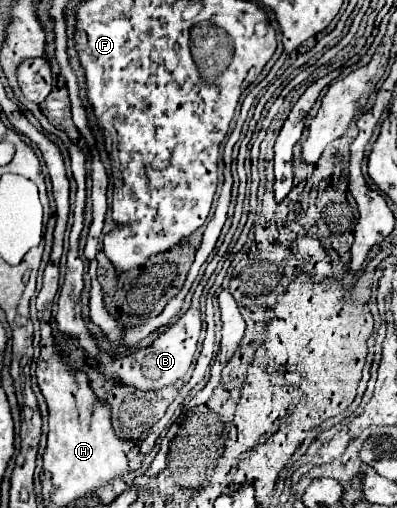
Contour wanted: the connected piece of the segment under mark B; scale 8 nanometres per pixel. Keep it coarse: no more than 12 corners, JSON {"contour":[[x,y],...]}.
{"contour":[[199,296],[151,346],[129,356],[101,352],[89,334],[77,348],[95,354],[101,374],[137,390],[181,380],[201,334]]}

